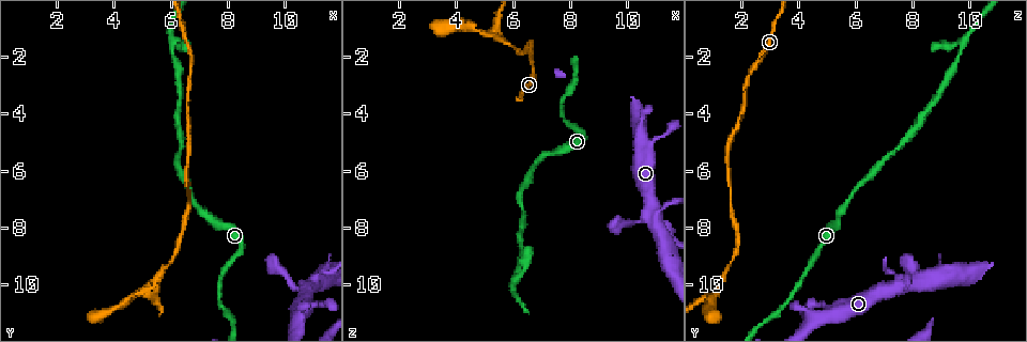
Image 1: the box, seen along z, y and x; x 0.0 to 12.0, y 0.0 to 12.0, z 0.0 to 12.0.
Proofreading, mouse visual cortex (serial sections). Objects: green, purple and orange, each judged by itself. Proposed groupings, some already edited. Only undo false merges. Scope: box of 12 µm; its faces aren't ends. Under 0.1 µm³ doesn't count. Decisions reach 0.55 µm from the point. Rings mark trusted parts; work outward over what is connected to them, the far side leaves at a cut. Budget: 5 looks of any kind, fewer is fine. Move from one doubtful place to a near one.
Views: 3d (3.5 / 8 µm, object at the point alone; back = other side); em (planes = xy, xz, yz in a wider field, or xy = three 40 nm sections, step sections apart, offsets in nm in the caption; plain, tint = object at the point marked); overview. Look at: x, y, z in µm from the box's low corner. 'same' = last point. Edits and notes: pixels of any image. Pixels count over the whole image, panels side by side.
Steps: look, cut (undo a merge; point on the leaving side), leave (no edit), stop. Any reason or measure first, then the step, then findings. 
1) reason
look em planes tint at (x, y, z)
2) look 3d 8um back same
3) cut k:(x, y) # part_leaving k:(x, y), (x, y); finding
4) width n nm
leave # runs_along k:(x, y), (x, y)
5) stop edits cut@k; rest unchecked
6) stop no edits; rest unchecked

sharp bend
look em xy step 2 tint at (6.1, 1.7, 9.7)

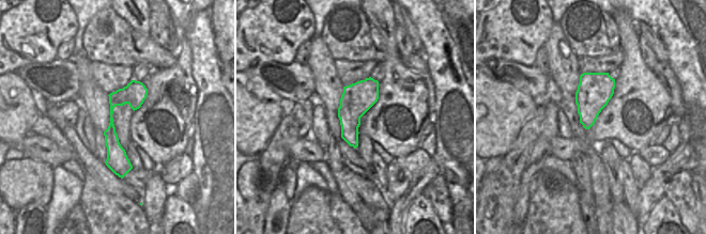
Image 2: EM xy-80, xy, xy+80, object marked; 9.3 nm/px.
look 3d 3.5um same

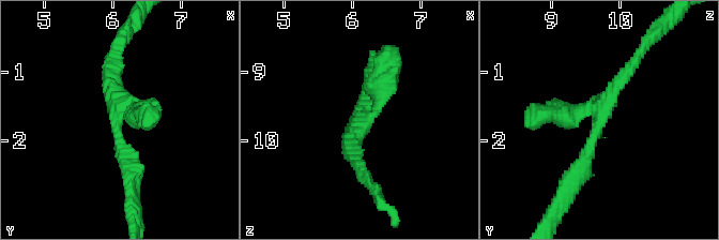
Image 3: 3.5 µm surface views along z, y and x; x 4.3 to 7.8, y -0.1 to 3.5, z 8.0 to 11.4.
width 300 nm
leave # runs_along 2:(137, 83), (111, 108), (120, 173); one cell here

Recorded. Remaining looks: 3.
four or more arms meet
look 3d 3.5um at (10.6, 10.1, 7.8)

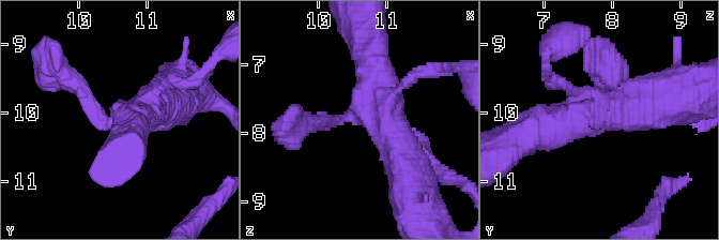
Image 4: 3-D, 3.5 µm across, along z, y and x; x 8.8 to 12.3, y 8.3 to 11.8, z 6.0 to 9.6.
look em planes plain at (10.55, 10.10, 7.75)

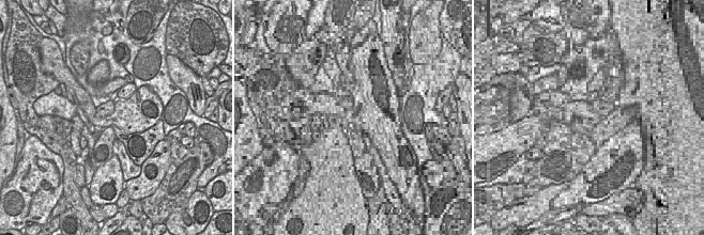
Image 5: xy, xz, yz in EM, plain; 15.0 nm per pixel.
where the object lies
look em planes tint same

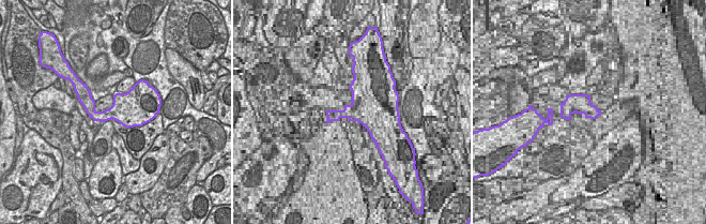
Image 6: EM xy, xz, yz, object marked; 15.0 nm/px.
arm_widths 150, 200, 500, 600 nm
leave # all the same cell

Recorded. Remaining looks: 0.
stop no edits; rest unchecked

